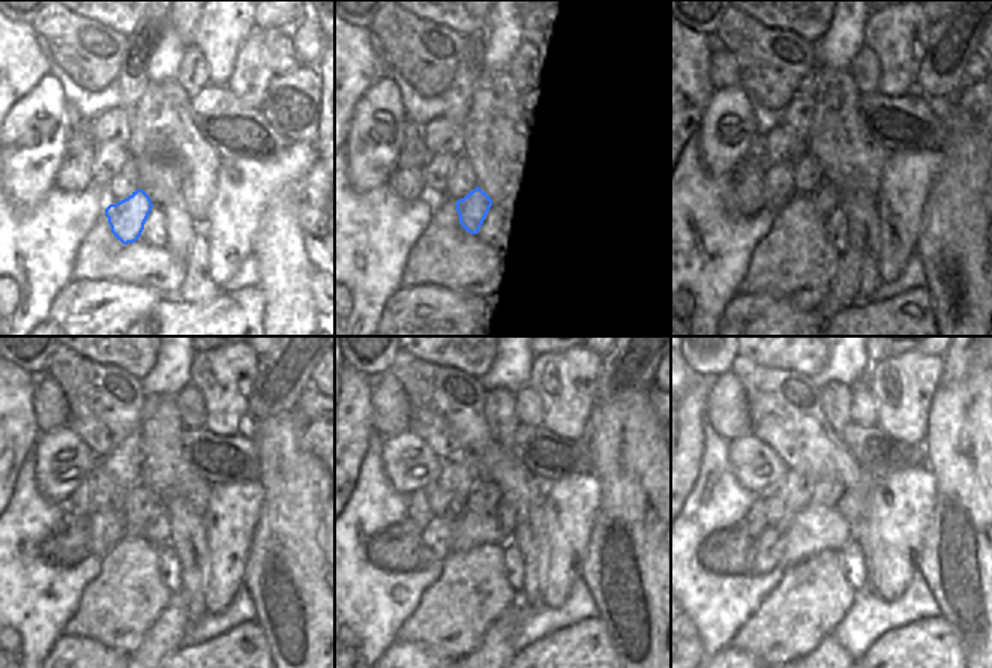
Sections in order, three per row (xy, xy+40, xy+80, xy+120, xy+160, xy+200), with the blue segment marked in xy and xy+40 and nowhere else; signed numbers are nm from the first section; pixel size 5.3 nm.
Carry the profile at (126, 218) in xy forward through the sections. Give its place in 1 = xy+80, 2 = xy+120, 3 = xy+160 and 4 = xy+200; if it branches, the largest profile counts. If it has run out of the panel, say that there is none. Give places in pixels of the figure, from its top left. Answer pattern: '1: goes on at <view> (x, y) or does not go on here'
1: goes on at xy+80 (826, 198)
2: goes on at xy+120 (158, 530)
3: goes on at xy+160 (506, 515)
4: goes on at xy+200 (854, 505)

